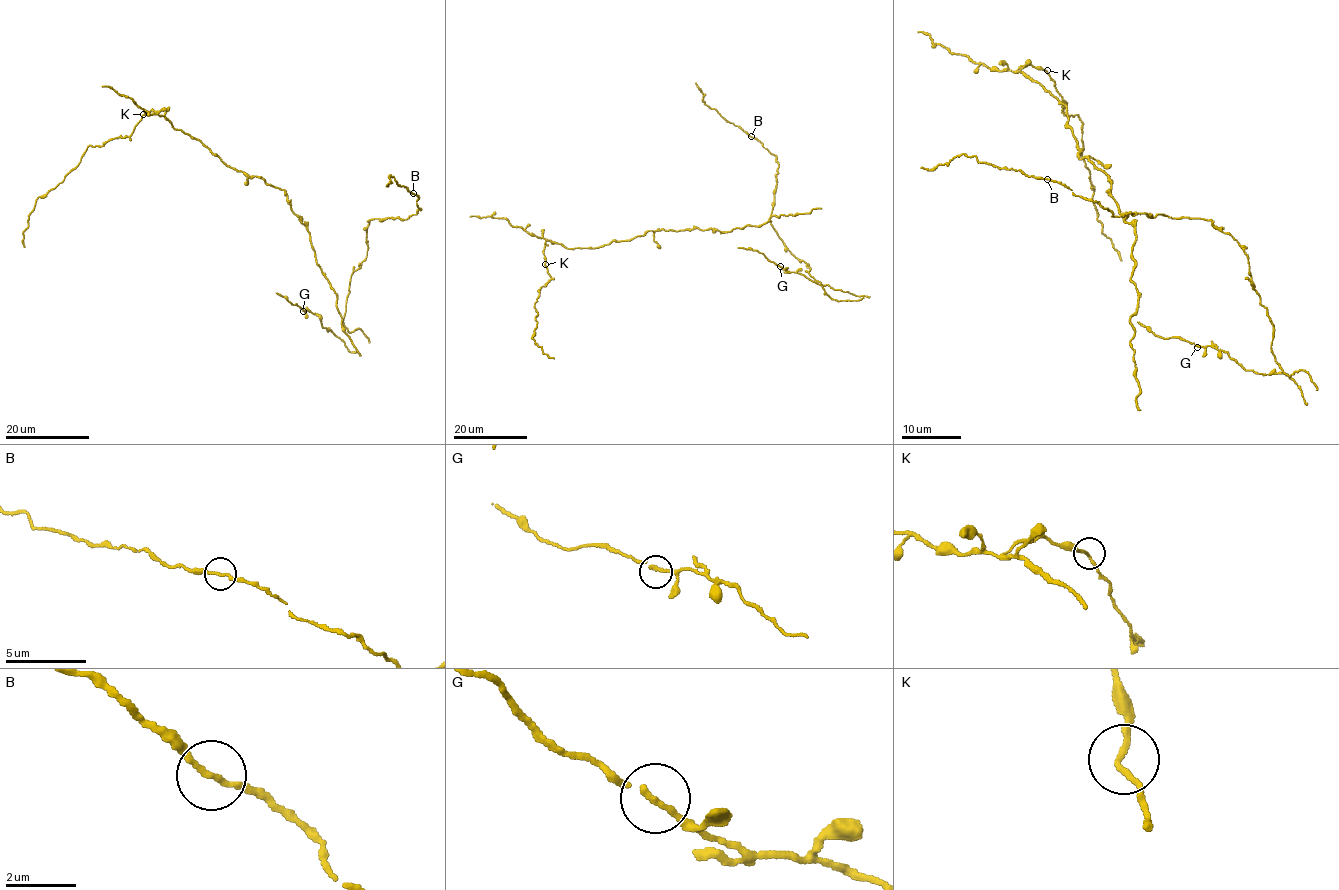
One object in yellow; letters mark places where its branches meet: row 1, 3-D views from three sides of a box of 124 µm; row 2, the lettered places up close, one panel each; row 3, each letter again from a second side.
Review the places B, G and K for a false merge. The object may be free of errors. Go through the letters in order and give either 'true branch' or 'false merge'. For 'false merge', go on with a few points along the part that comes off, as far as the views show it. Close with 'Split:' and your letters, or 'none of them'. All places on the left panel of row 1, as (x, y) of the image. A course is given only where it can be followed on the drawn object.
B: true branch
G: true branch
K: true branch
Split: none of them

